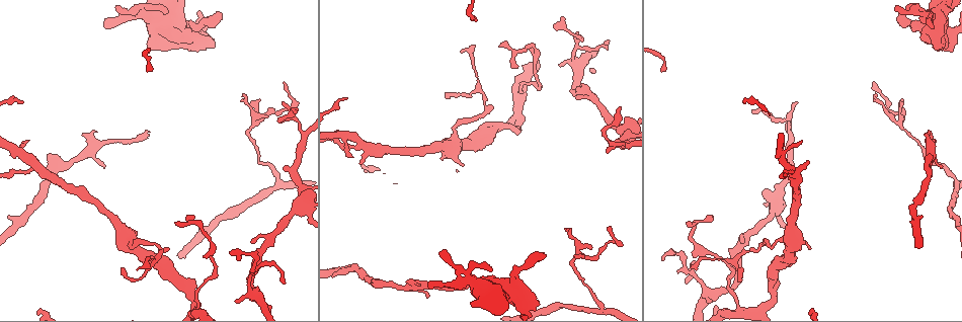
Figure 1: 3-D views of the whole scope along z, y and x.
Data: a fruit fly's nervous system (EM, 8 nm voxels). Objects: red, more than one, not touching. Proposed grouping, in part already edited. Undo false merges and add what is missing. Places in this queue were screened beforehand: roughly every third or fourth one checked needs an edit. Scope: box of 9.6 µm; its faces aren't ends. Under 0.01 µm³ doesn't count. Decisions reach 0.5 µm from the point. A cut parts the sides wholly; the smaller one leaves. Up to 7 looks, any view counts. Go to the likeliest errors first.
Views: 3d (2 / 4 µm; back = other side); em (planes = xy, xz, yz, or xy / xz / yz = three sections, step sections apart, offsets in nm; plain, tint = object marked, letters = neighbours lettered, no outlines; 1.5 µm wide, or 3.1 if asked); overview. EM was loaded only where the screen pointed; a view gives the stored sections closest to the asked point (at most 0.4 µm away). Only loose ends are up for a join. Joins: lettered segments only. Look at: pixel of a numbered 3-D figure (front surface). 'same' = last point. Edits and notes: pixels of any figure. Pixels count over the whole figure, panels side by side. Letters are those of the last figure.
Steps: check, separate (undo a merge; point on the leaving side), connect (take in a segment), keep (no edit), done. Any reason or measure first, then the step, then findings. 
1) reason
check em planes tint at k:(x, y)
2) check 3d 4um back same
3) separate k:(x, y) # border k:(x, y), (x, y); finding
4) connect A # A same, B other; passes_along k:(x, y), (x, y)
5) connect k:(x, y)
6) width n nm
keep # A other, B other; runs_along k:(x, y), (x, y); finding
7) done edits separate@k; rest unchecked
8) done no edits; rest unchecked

free end
check 3d 2um at 1:(106, 26)

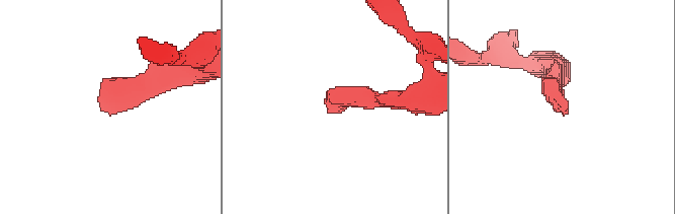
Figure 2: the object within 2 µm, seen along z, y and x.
need the tissue
check em xz step 8 letters at 2:(568, 103)

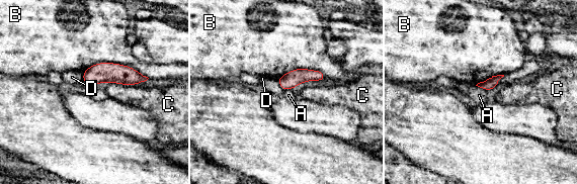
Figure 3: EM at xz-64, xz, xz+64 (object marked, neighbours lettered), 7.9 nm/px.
check em planes letters same

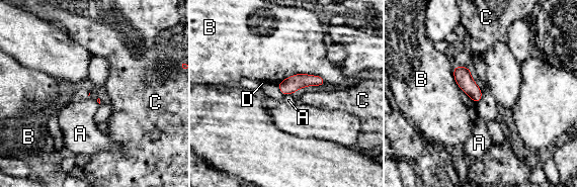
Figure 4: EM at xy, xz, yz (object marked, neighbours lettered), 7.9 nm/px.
keep # A other, B other, C other, D other; runs_along 4:(322, 81), (280, 85); none of them fits

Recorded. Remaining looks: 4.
tapers out
check em xz step 4 tint at 1:(138, 268)

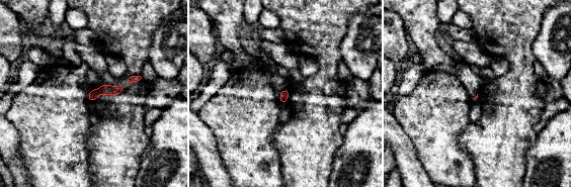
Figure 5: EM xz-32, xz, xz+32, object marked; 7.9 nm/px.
check em planes tint same

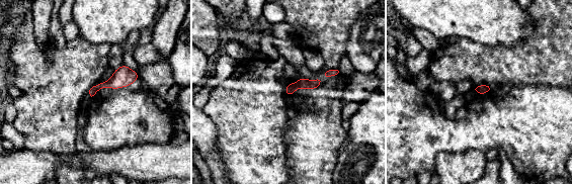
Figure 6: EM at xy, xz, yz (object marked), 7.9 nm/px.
see the neighbours
check em planes letters same

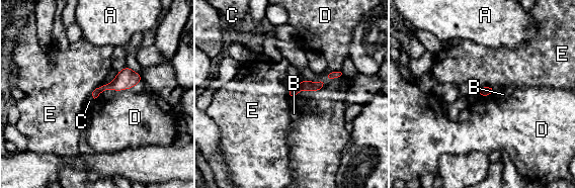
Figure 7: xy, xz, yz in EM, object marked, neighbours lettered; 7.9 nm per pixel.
longest_contact D 300 nm
keep # A other, B other, C other, D other, E other; border 7:(326, 80), (295, 97); none of them fits

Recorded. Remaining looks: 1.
done no edits; rest unchecked

